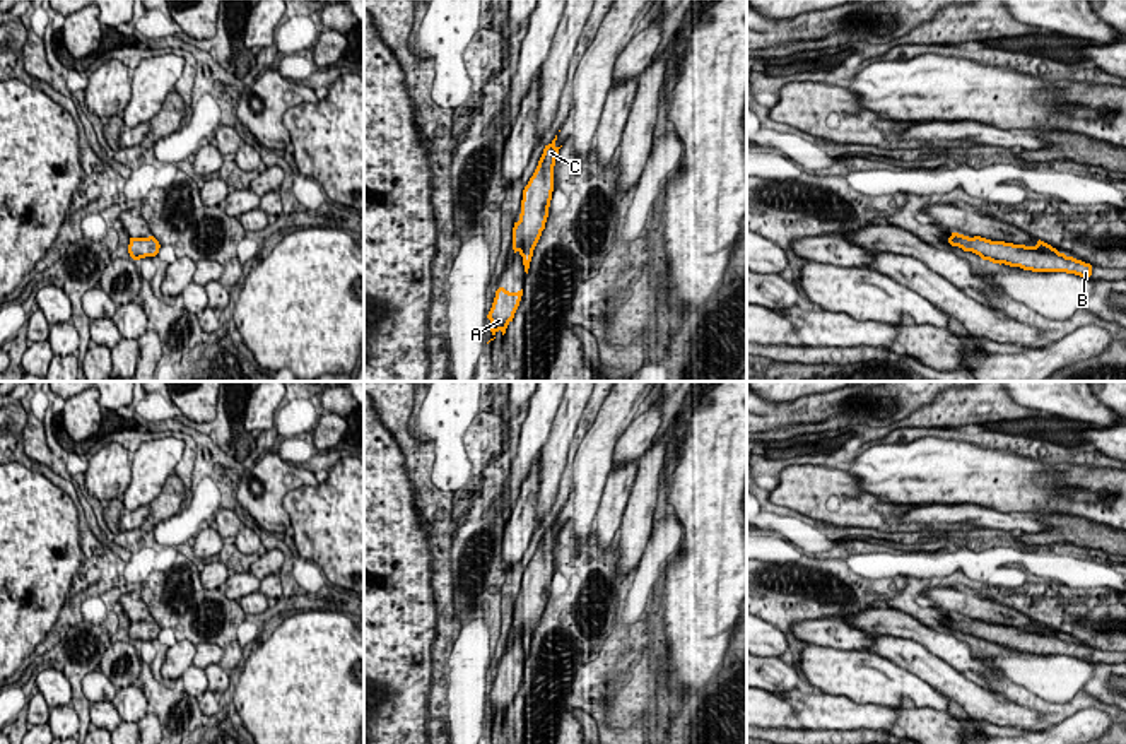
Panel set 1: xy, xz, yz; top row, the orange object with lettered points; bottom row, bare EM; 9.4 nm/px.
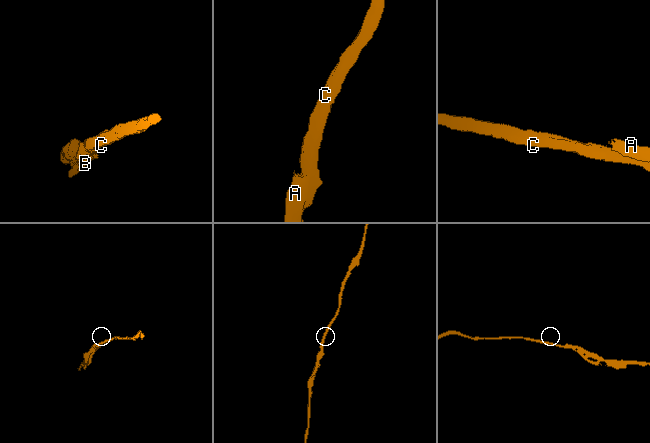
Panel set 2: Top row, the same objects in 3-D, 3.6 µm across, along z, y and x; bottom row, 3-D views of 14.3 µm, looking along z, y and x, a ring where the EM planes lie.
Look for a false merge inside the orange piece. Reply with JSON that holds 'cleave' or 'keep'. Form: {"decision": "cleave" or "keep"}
{"decision": "cleave"}

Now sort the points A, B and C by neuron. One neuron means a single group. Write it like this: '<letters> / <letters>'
A / B C

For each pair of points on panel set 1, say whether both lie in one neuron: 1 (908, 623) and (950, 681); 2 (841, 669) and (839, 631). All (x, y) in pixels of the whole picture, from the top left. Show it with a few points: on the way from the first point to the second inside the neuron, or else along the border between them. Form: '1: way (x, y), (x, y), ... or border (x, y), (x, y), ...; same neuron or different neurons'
1: border (887, 633), (920, 642), (957, 671); different neurons
2: border (809, 643), (867, 650); different neurons

